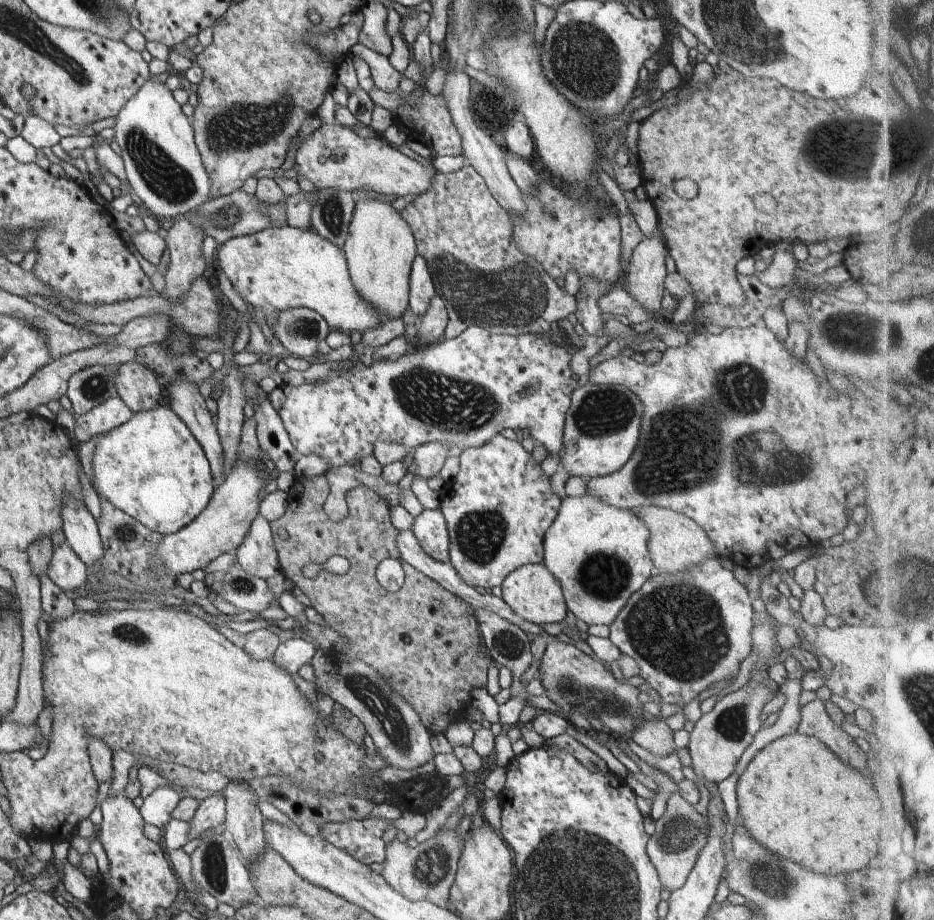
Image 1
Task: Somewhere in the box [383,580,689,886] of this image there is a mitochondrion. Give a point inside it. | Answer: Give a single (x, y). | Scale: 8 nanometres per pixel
(577, 693)

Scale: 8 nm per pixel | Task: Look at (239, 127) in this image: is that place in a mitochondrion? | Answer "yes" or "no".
yes

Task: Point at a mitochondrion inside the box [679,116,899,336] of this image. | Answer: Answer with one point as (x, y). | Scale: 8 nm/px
(845, 143)

